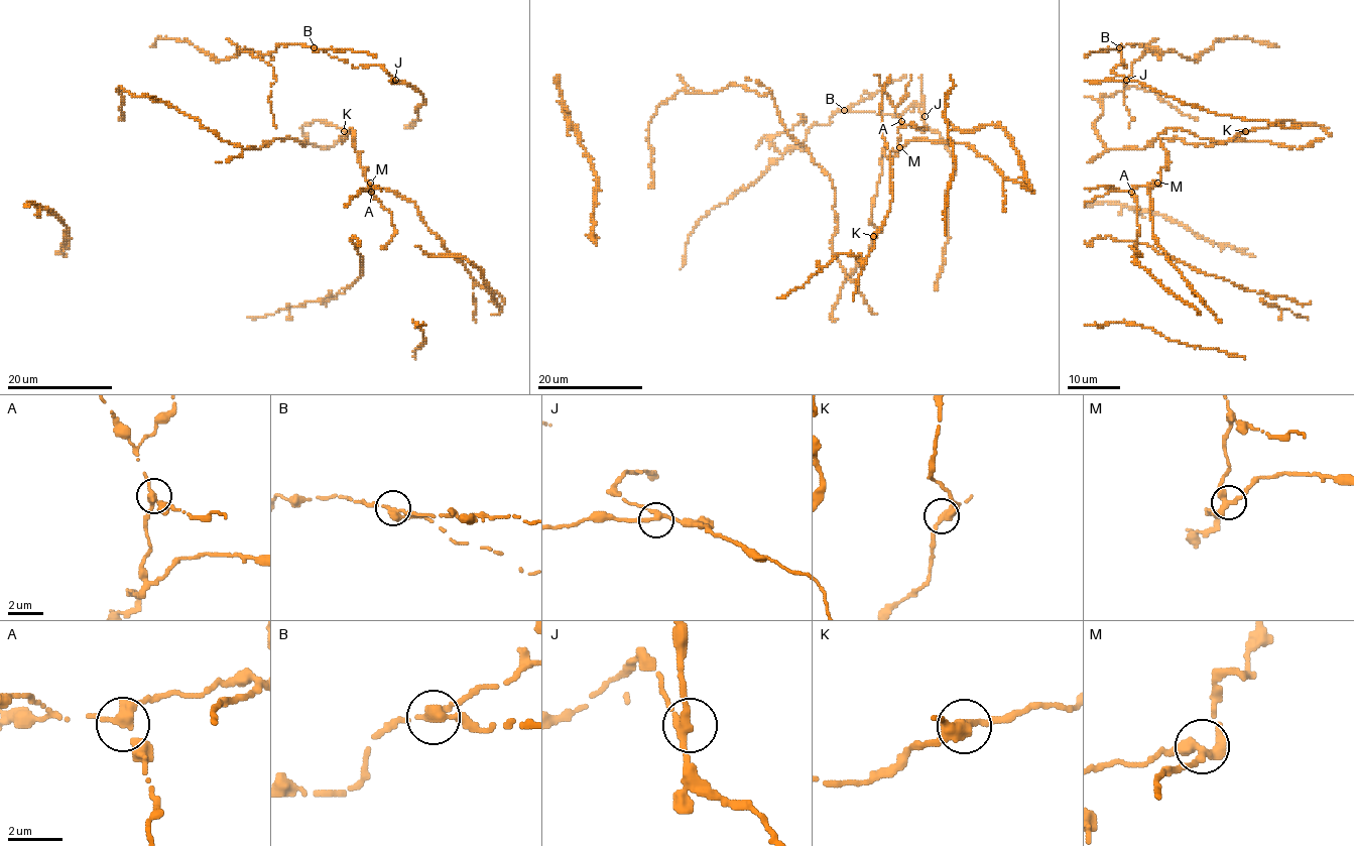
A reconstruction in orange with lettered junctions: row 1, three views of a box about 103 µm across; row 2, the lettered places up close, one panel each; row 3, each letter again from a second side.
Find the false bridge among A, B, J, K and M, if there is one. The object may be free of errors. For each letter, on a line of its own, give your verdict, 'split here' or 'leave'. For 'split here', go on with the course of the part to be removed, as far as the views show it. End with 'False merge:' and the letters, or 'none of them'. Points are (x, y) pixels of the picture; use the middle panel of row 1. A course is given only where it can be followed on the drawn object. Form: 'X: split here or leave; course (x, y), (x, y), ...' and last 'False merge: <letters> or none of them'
A: leave
B: split here; course (843, 110), (833, 112), (828, 124), (814, 124), (796, 147), (703, 216), (689, 237), (681, 268)
J: leave
K: leave
M: leave
False merge: B

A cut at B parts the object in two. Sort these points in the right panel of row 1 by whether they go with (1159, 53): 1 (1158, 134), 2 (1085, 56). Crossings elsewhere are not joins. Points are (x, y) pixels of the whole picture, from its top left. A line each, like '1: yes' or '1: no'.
1: no
2: yes

